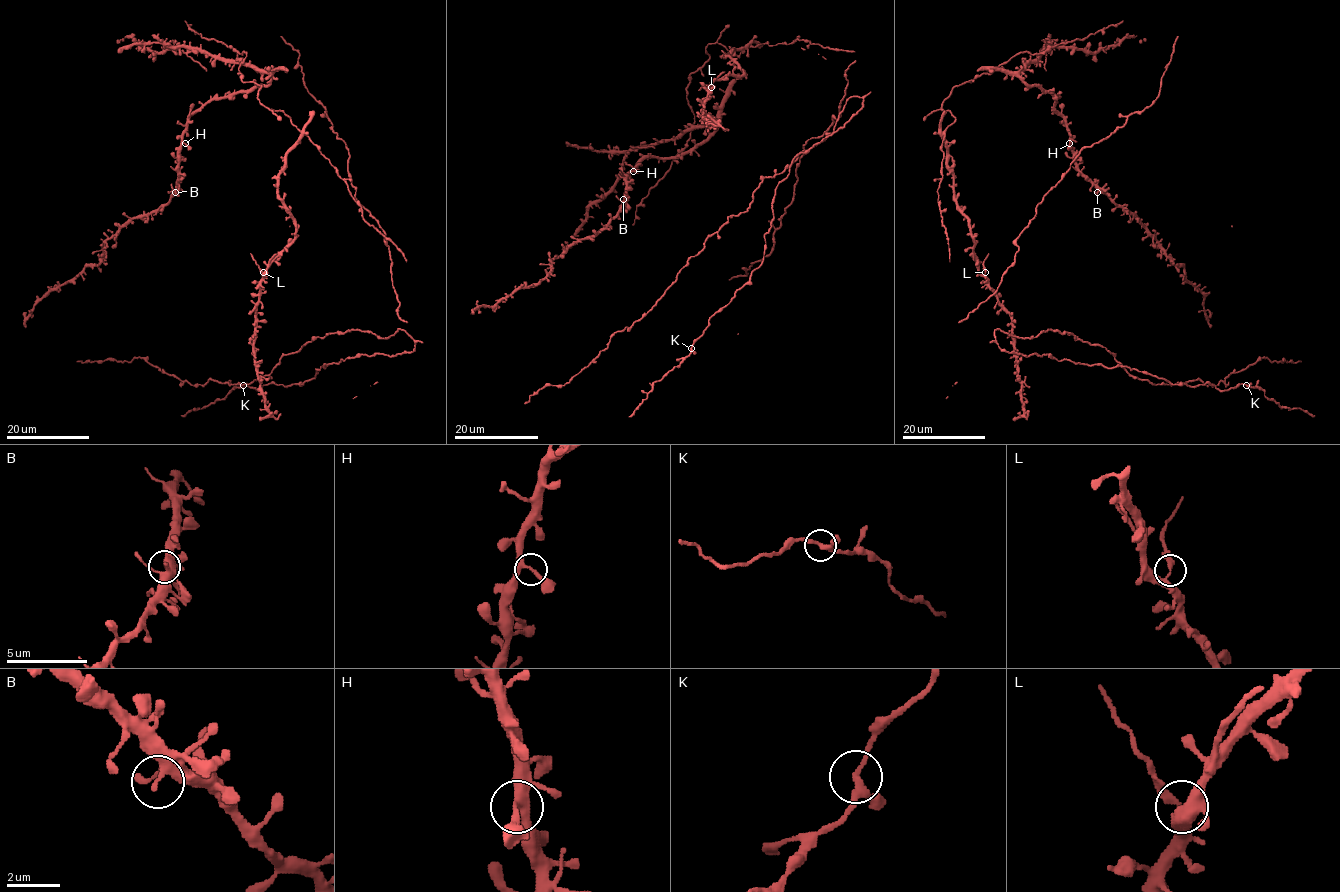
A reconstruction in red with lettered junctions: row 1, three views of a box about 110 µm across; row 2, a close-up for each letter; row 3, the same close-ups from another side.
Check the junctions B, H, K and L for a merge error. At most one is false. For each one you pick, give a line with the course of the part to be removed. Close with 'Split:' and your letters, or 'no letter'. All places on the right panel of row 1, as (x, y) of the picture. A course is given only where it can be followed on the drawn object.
L: (985, 273), (984, 259), (988, 253)
Split: L

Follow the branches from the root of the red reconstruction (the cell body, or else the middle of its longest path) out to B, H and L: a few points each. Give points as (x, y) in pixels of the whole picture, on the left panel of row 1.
B: (295, 229), (278, 174), (302, 133), (242, 81), (244, 52), (237, 59), (271, 81), (189, 117), (175, 192)
H: (295, 229), (278, 174), (302, 133), (242, 81), (244, 52), (237, 59), (271, 81), (209, 100), (185, 143)
L: (295, 229), (295, 238), (263, 273)

